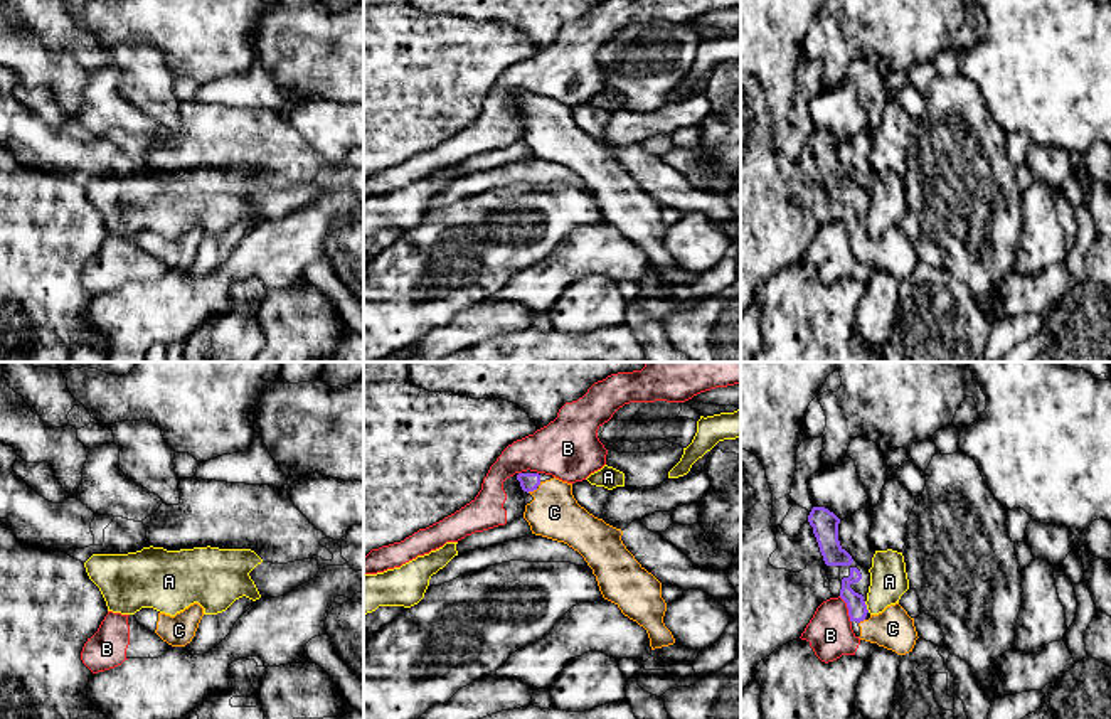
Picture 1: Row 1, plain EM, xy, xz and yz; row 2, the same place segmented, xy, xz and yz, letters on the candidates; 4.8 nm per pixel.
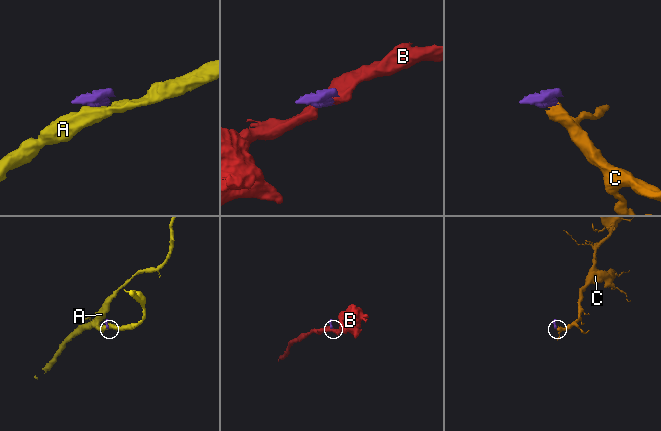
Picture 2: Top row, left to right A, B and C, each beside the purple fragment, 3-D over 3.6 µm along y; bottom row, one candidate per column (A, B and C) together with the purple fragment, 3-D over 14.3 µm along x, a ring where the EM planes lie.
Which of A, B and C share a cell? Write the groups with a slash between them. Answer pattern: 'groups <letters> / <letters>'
groups A / B / C

